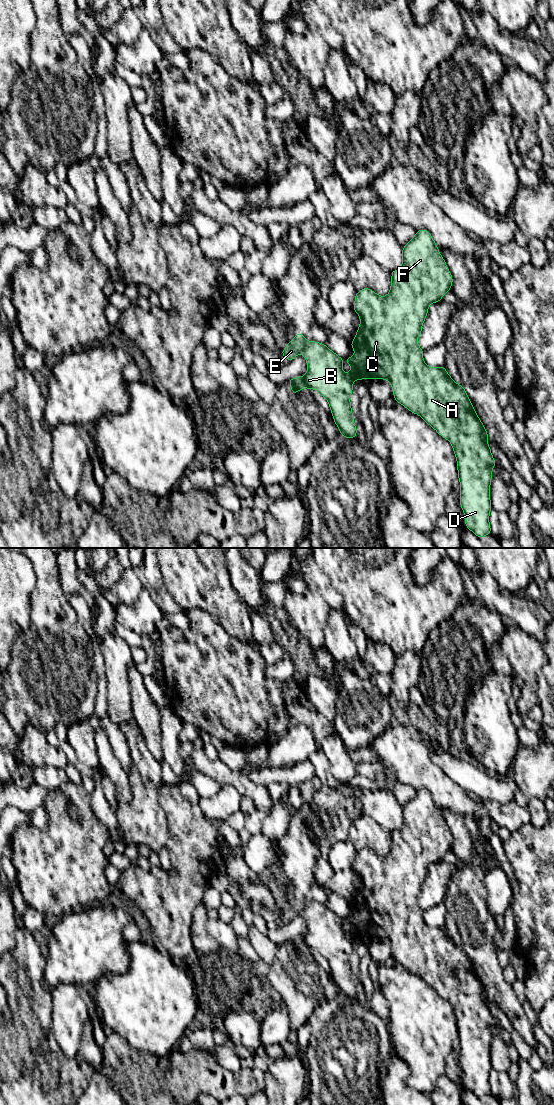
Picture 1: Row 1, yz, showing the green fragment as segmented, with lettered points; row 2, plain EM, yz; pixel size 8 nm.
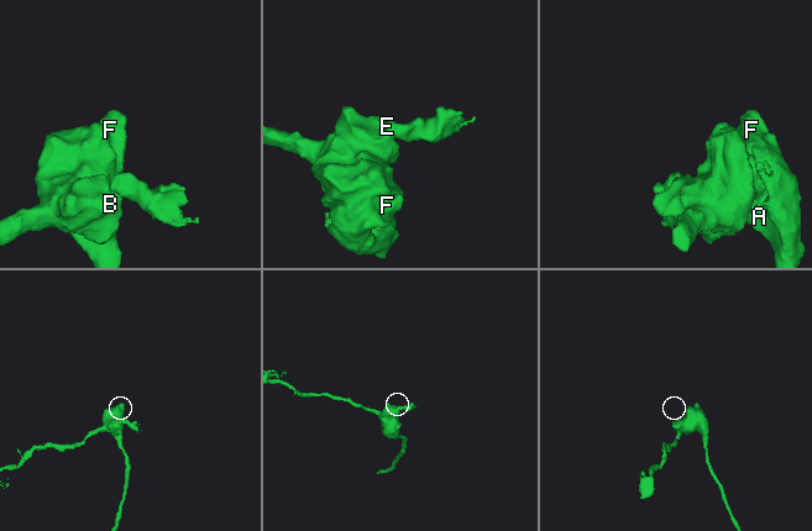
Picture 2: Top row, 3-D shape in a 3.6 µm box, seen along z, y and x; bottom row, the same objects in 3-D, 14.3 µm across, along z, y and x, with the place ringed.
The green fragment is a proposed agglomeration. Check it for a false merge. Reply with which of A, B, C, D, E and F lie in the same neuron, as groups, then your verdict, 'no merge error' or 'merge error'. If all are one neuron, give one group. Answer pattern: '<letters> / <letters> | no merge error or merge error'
A B C D F / E | merge error

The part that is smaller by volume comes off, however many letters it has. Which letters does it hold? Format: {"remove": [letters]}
{"remove": ["E"]}

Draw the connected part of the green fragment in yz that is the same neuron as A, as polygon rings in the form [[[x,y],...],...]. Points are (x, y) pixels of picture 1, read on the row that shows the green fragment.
[[[416,231],[415,236],[402,248],[401,268],[391,271],[391,277],[390,292],[385,297],[367,287],[355,295],[353,309],[360,317],[360,326],[350,344],[355,354],[346,358],[351,371],[346,374],[342,370],[343,358],[325,344],[306,341],[302,354],[308,369],[302,377],[288,380],[291,392],[296,395],[302,388],[317,390],[328,401],[342,437],[356,438],[357,429],[350,403],[353,382],[364,378],[388,380],[395,401],[419,415],[451,443],[457,460],[460,506],[465,525],[478,538],[482,538],[492,533],[489,522],[492,509],[490,484],[492,468],[497,467],[487,443],[488,433],[466,390],[453,381],[444,365],[441,368],[427,366],[423,359],[424,351],[417,343],[429,305],[440,302],[453,283],[453,277],[429,231]]]

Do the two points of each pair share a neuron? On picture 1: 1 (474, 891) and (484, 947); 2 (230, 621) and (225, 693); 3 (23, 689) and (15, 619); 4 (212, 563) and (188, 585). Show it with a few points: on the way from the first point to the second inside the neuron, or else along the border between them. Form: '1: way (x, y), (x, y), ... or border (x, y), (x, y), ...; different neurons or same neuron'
1: way (474, 905), (475, 933); same neuron
2: border (214, 616), (227, 632), (244, 644); different neurons
3: border (29, 608), (29, 629), (27, 631); different neurons
4: way (206, 567), (194, 579); same neuron

